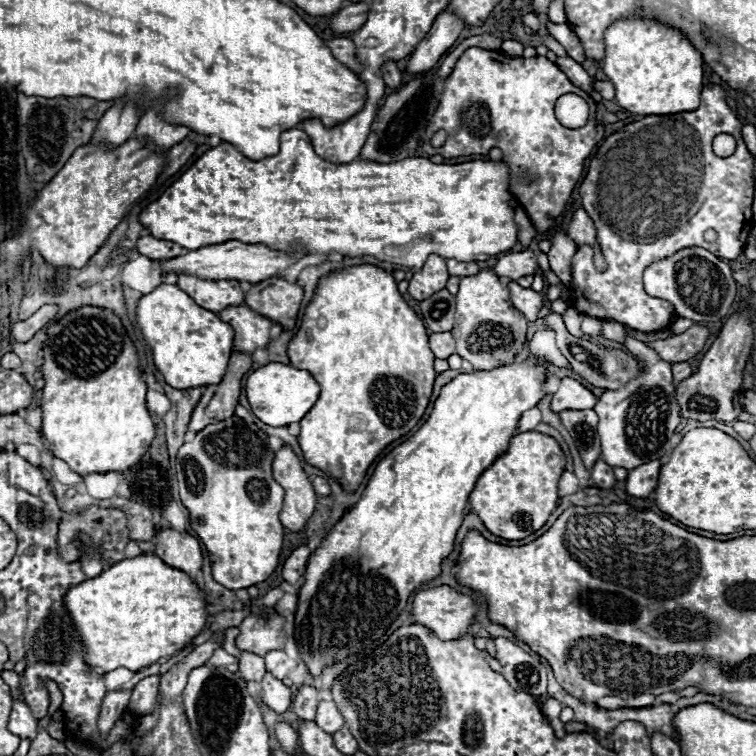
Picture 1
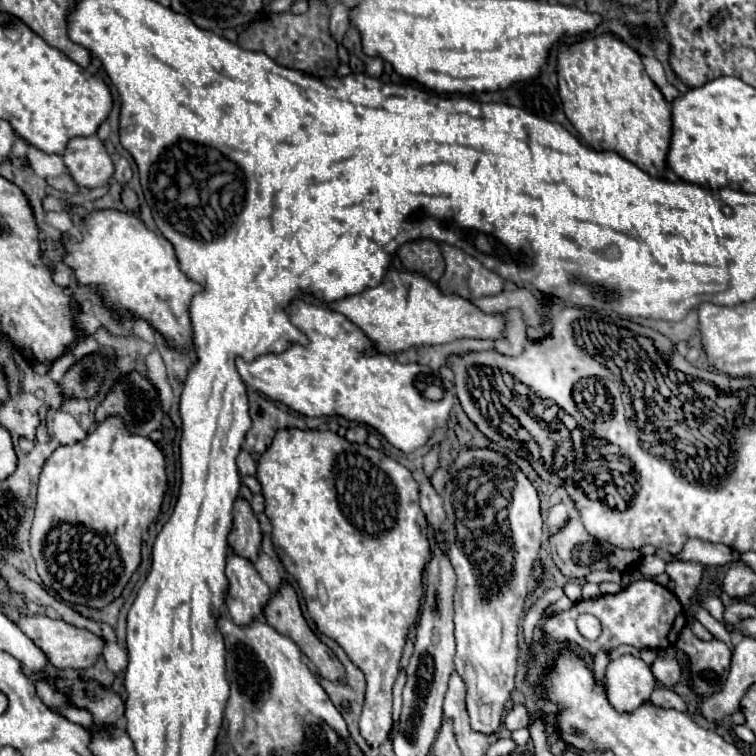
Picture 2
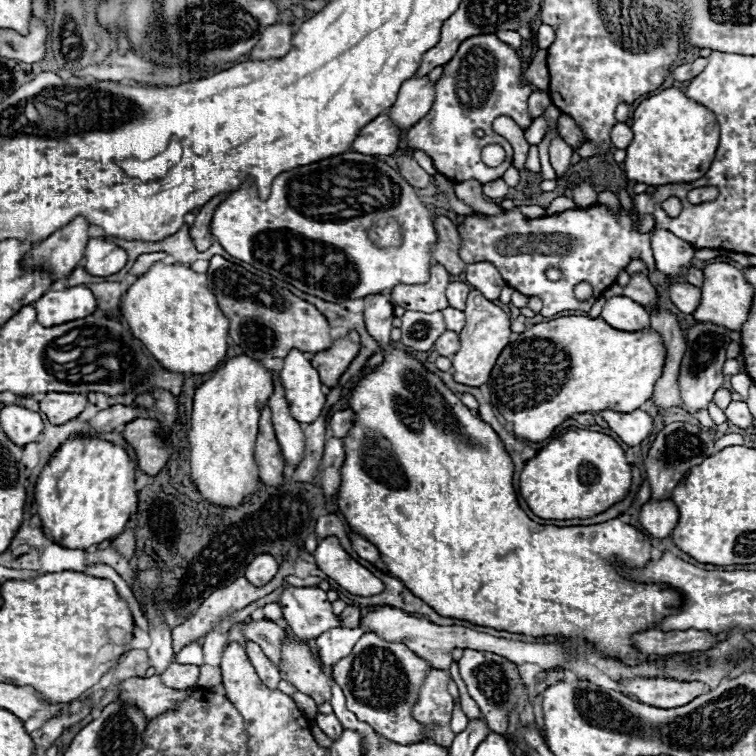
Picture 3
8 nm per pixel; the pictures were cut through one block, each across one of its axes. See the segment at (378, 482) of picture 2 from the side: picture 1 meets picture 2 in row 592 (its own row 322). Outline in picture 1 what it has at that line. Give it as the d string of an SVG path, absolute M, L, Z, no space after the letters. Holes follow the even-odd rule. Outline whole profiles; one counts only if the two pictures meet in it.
M372 264L352 266L320 280L312 302L306 306L302 326L288 344L288 356L294 368L308 370L320 384L318 402L300 420L302 454L310 466L336 478L346 492L354 492L380 452L408 434L426 412L436 372L424 322L404 302L388 272Z

